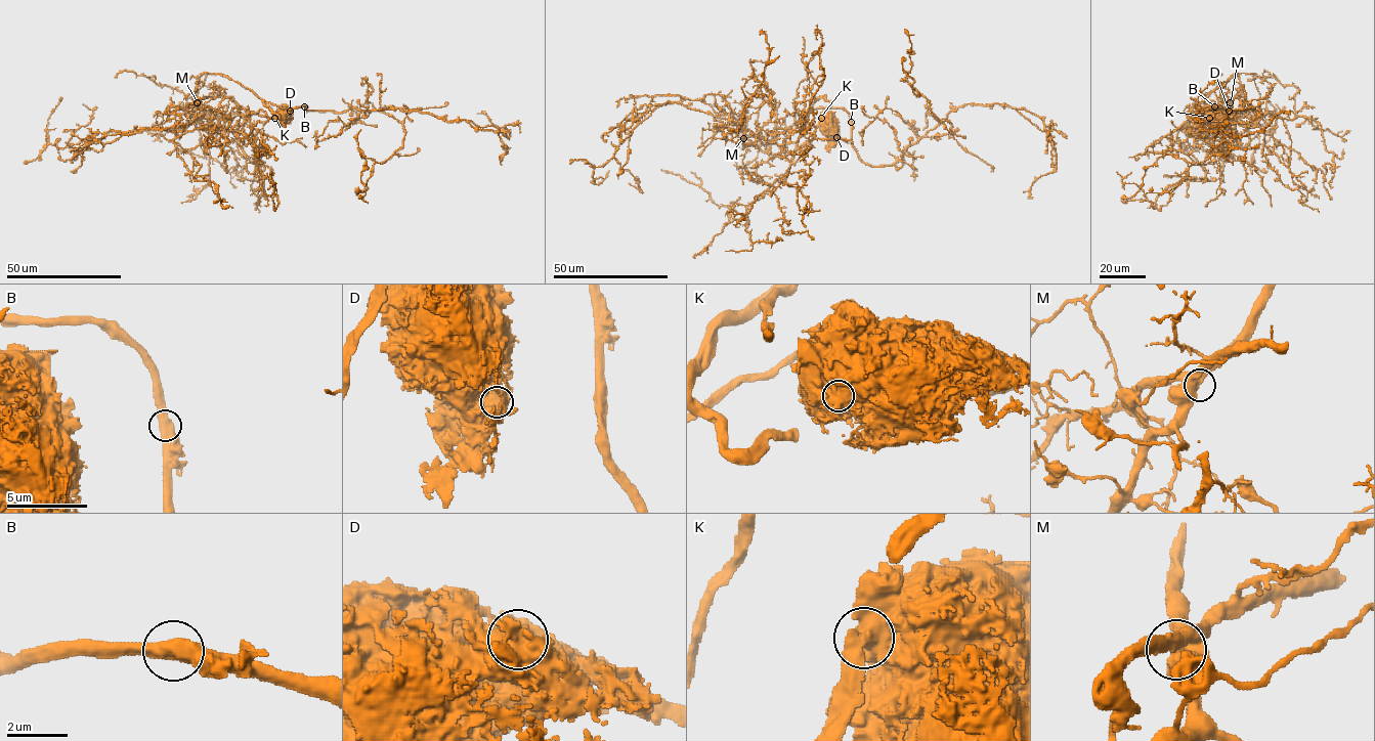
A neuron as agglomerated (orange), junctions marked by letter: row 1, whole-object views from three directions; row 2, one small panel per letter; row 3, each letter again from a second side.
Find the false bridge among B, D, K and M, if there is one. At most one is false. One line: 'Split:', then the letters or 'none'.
Split: K

